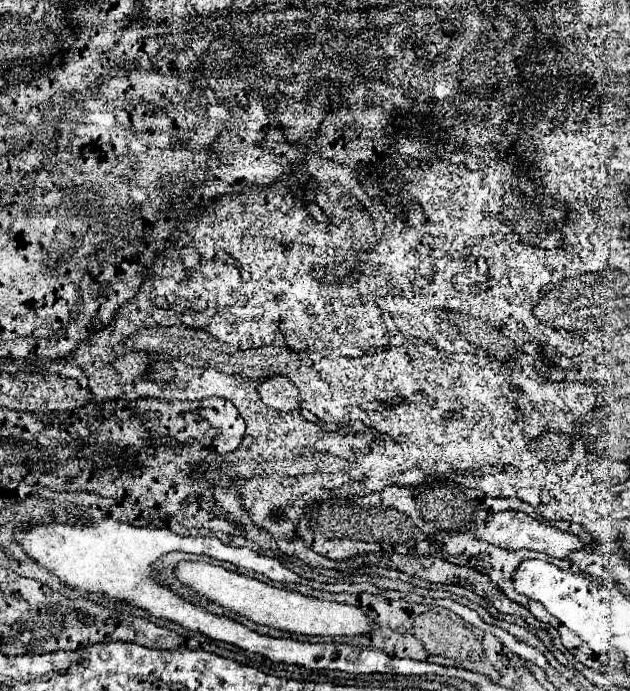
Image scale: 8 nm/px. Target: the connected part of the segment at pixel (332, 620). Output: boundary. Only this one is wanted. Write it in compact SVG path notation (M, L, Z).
M180 562L176 570L176 578L196 590L198 594L206 596L208 600L234 610L256 624L266 624L278 630L304 634L304 636L360 636L370 634L376 628L376 622L366 616L360 608L320 598L310 598L300 592L276 588L272 584L260 582L250 576L242 576L230 572L222 566L204 564L204 562Z

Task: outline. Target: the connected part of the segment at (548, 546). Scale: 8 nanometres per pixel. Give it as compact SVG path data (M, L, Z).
M514 510L490 514L488 520L486 520L486 526L480 532L476 532L476 538L484 540L484 542L490 542L490 544L496 544L496 546L506 548L506 550L528 548L528 550L536 550L536 552L546 552L546 554L550 554L554 558L568 558L572 552L588 548L576 534L562 532L562 530L550 526L550 524L546 526L544 522L540 522L536 518L530 518L528 514L514 512Z

